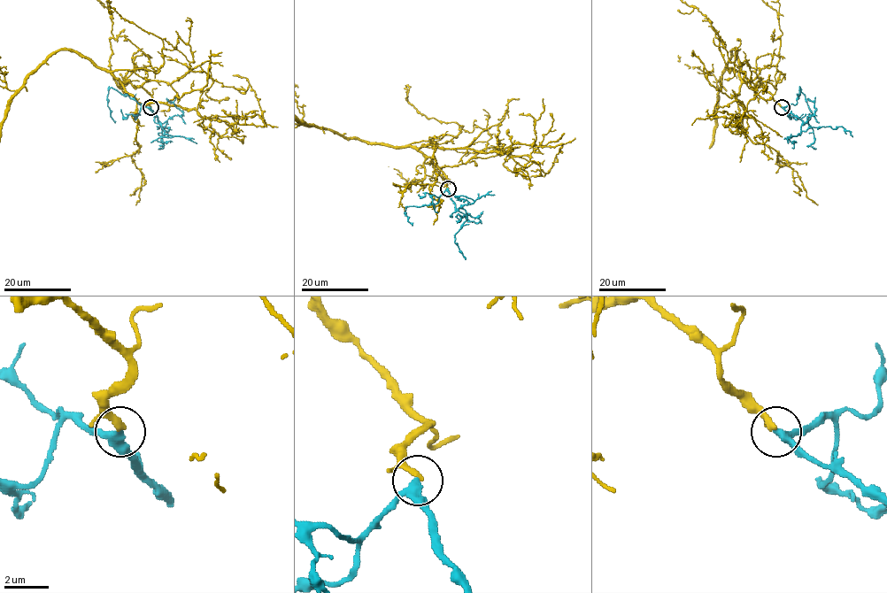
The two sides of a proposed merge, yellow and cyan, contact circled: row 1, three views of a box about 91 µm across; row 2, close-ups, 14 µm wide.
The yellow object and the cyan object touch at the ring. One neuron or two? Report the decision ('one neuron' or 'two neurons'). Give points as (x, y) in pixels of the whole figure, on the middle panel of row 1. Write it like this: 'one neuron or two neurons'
one neuron

